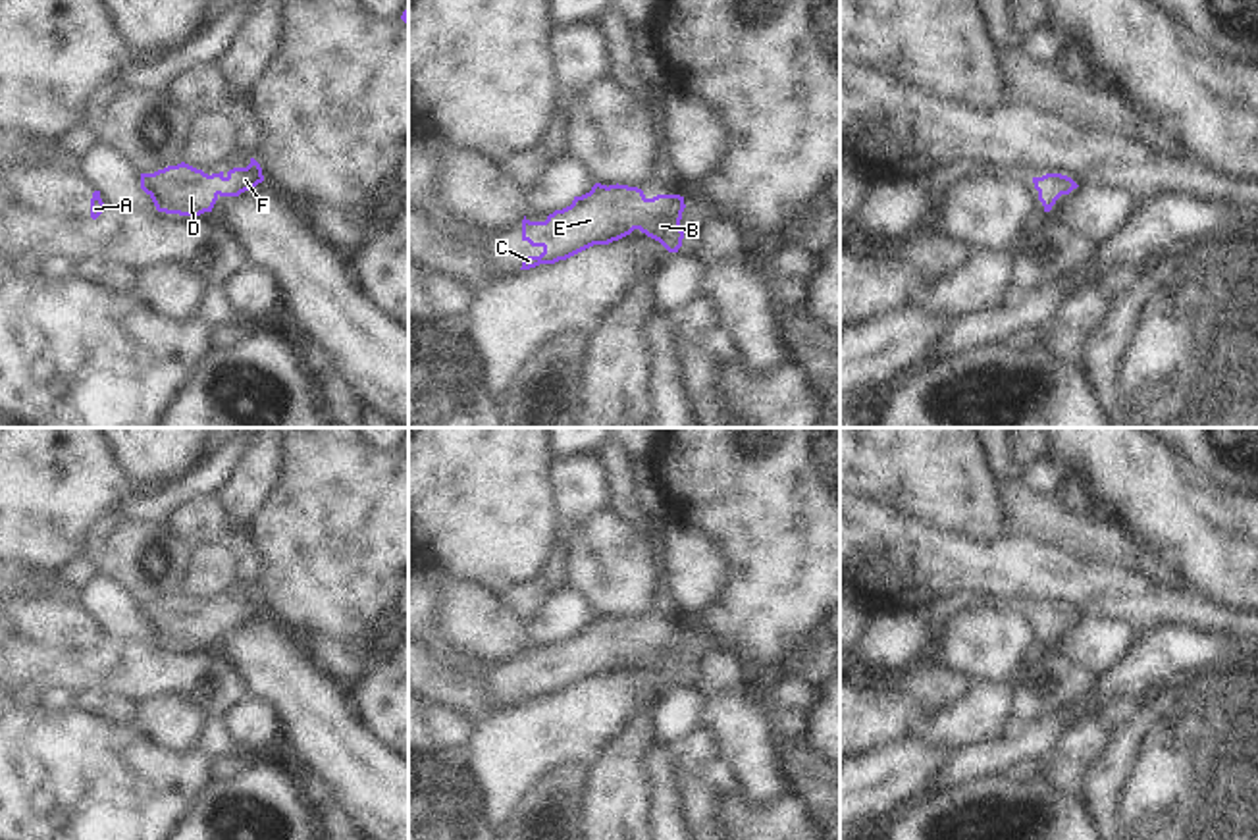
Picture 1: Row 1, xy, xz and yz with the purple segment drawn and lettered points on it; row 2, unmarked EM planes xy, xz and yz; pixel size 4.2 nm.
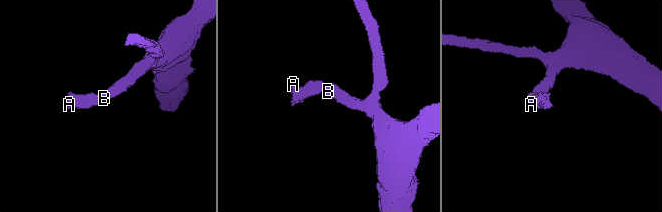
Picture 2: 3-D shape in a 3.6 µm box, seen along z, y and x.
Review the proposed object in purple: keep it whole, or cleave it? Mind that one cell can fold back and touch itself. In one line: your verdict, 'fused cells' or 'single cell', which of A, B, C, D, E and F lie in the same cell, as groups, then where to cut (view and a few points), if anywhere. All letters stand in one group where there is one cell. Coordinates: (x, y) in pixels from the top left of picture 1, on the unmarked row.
single cell; A B C D E F; no cut

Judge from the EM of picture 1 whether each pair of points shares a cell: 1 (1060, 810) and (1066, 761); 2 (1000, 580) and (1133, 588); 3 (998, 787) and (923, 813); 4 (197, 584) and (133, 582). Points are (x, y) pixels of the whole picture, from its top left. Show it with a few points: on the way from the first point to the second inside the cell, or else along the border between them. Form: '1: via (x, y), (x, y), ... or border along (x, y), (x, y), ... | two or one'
1: border along (1039, 781), (1079, 798) | two
2: via (1033, 580), (1074, 580), (1087, 588), (1100, 588) | one
3: via (979, 796), (943, 810) | one
4: border along (199, 544), (187, 586), (182, 592) | two

